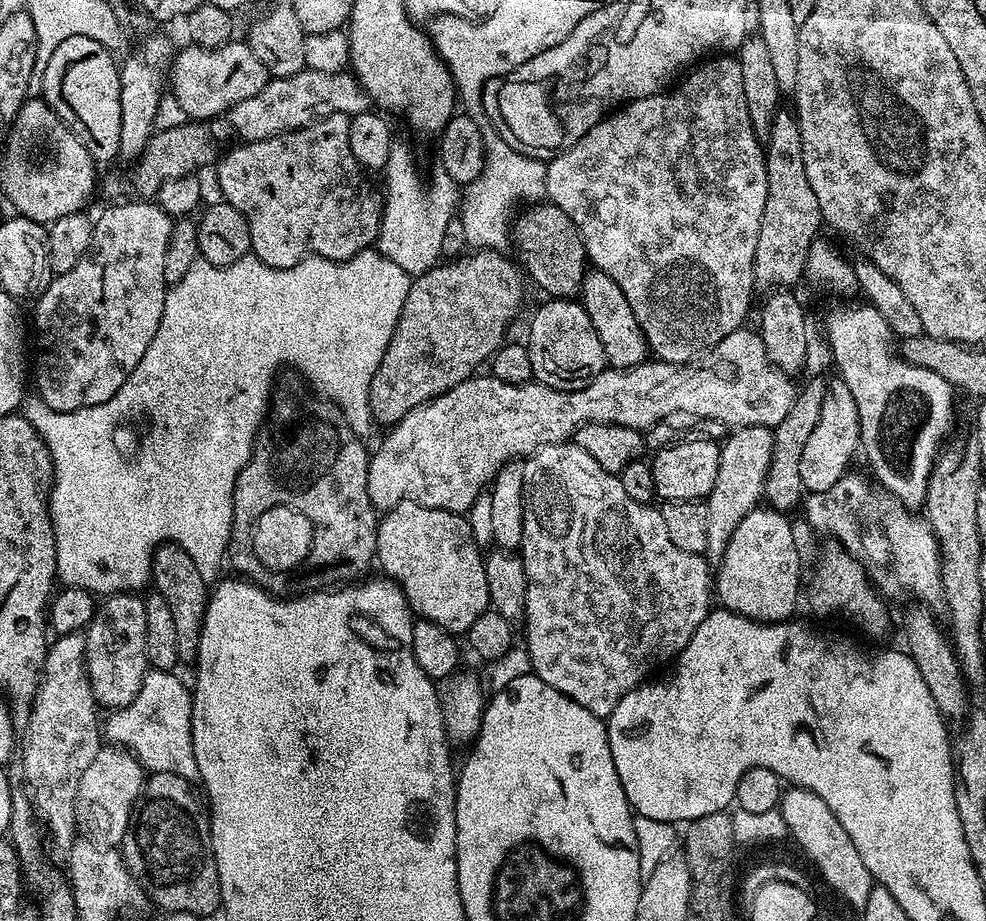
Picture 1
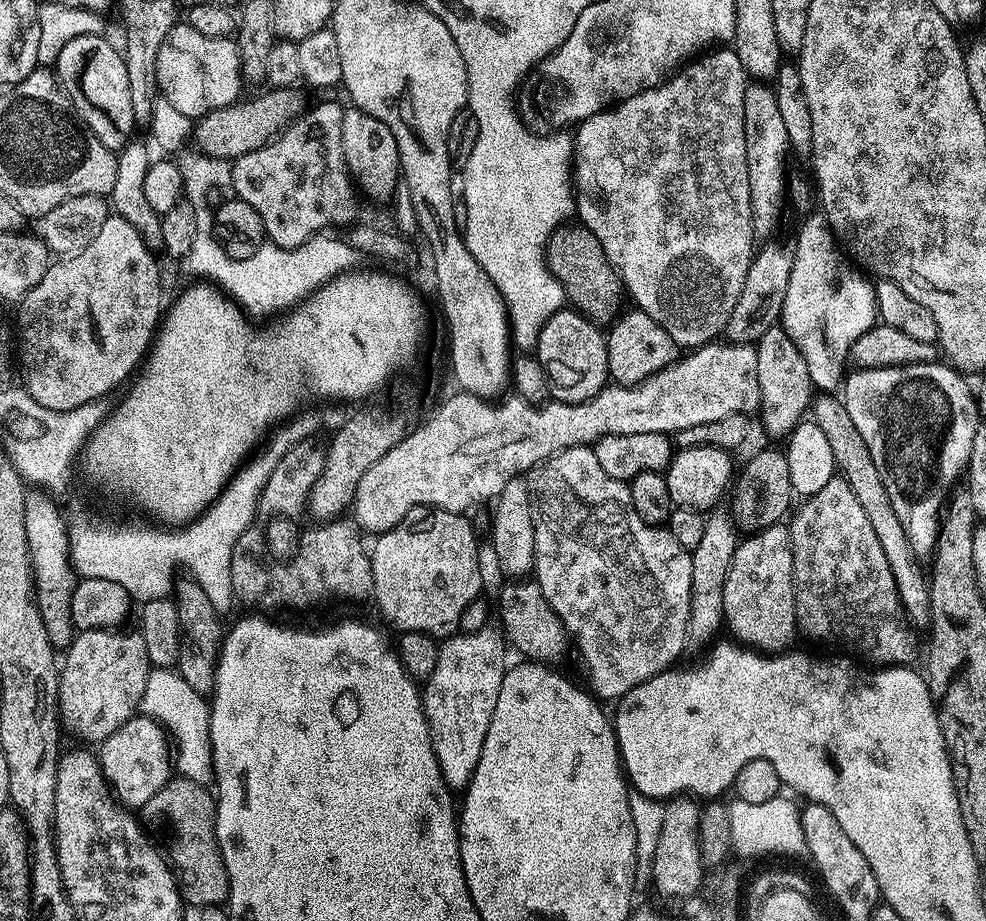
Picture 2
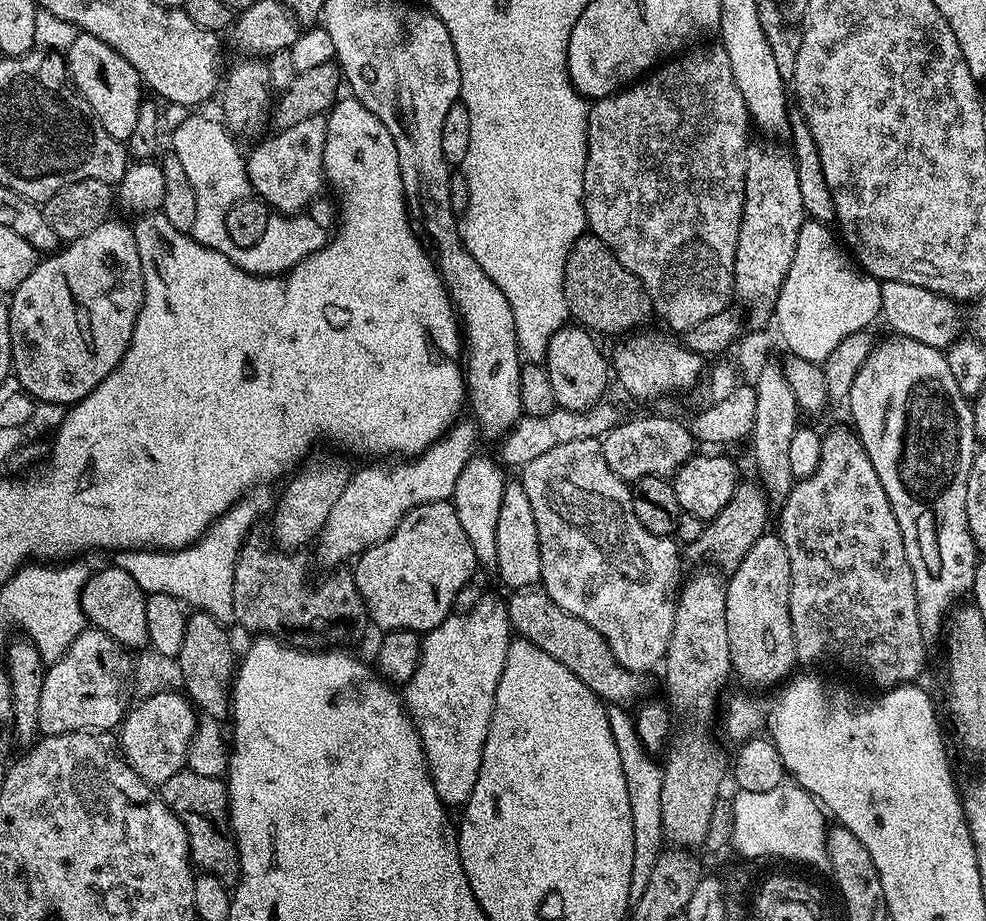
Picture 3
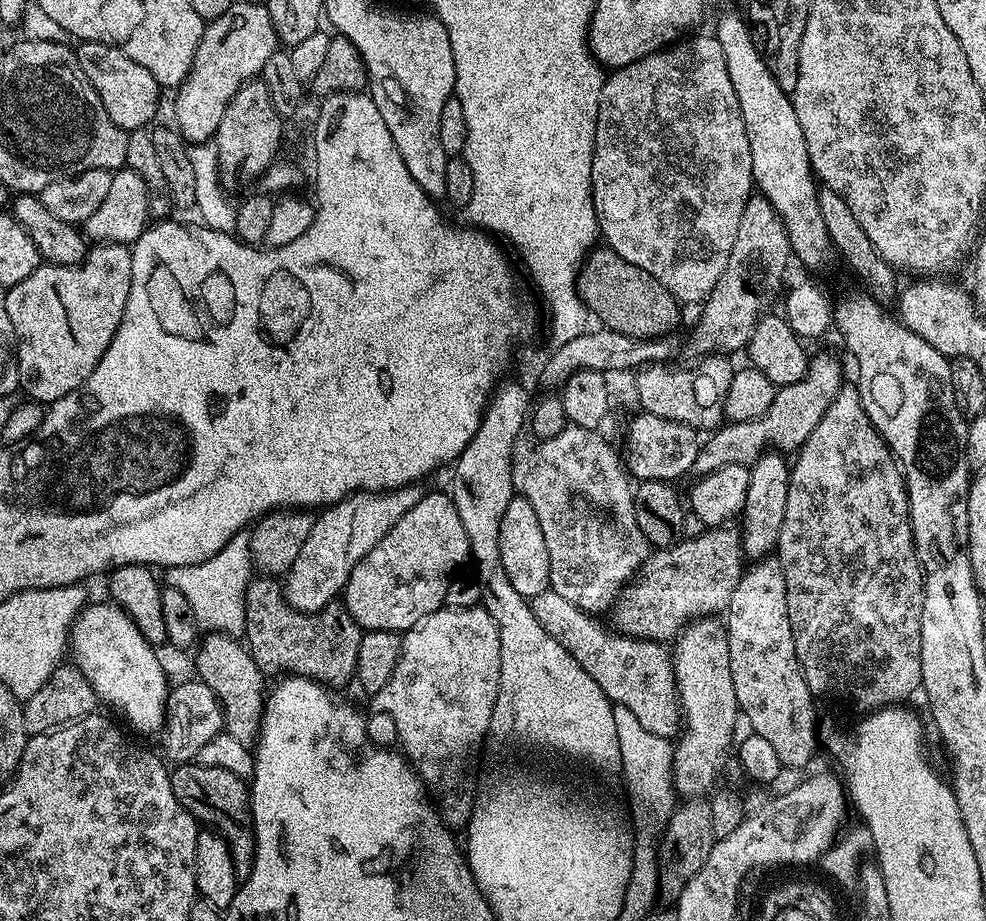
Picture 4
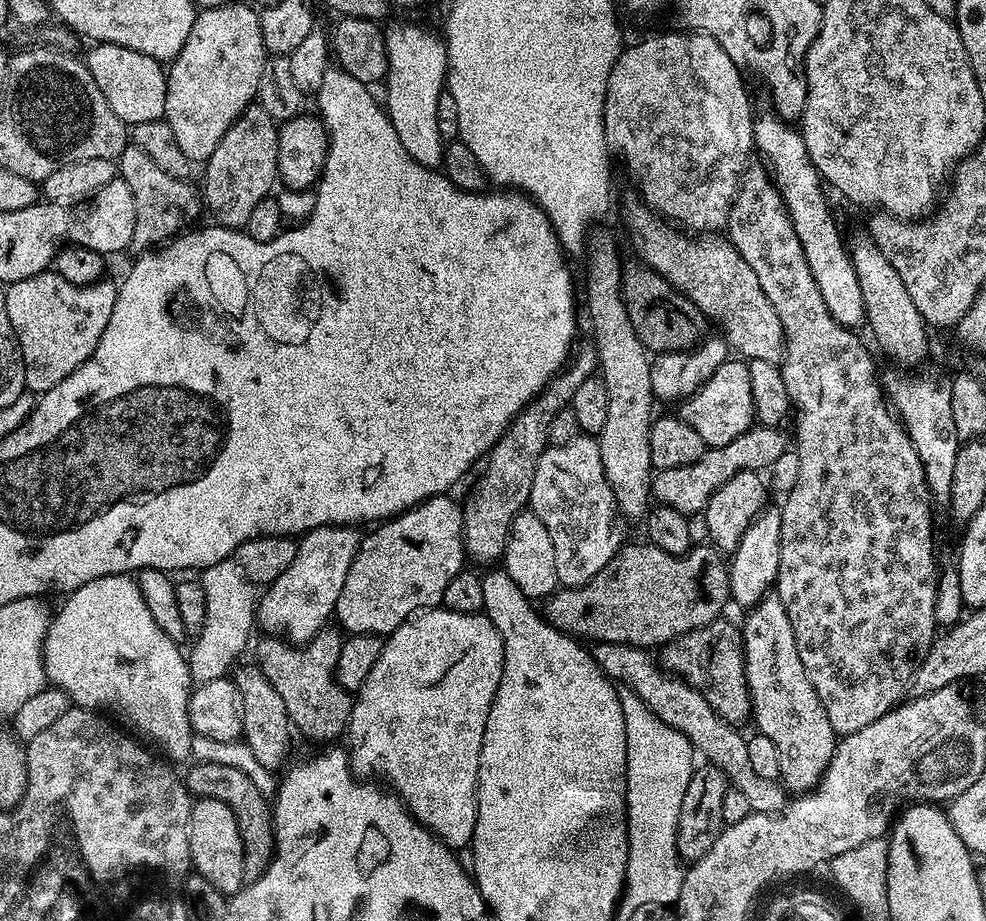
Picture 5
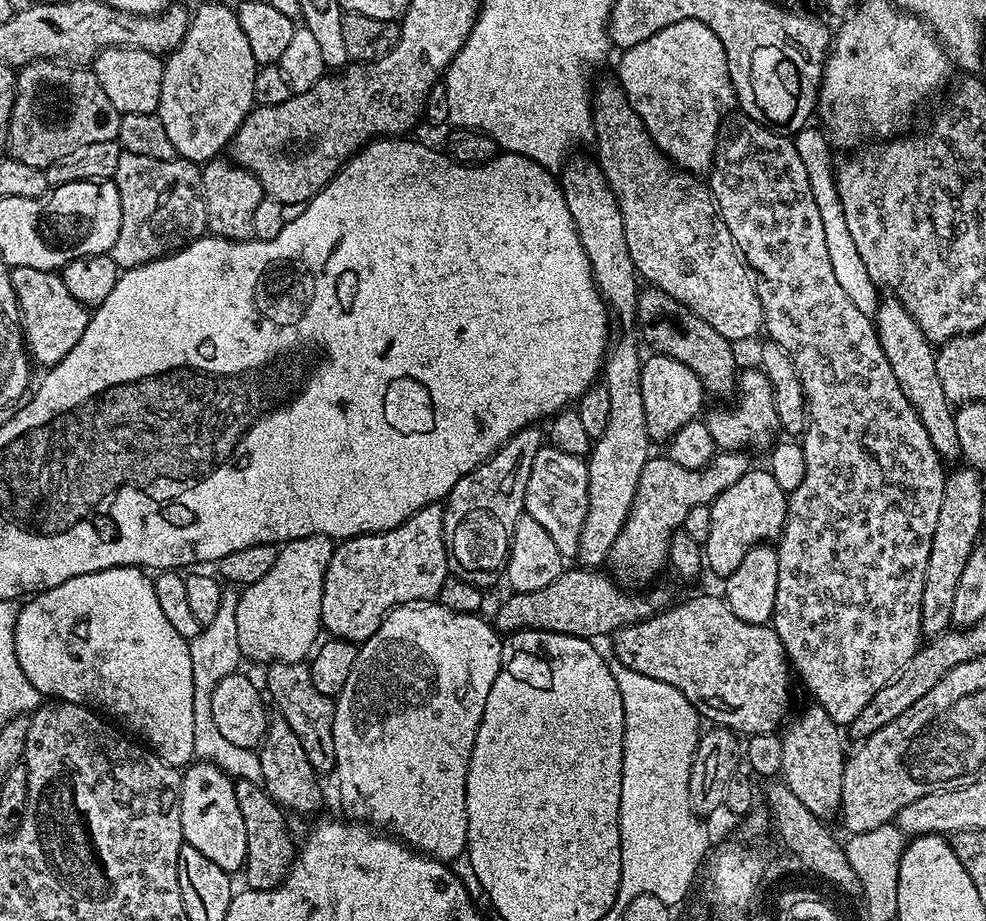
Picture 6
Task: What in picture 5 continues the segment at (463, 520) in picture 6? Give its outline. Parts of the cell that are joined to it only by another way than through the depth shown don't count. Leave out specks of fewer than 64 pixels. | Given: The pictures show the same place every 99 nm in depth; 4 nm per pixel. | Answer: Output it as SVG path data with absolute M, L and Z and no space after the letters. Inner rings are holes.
M588 343L579 348L580 345L571 353L568 363L555 378L512 419L512 425L501 431L500 441L492 447L492 451L486 457L484 473L477 478L468 501L463 501L462 539L465 557L471 563L473 560L476 564L492 566L503 557L512 520L519 512L525 511L538 458L544 453L545 448L549 447L550 422L562 409L571 405L574 390L578 390L578 386L582 386L582 382L586 382L586 378L590 378L597 371L595 347Z

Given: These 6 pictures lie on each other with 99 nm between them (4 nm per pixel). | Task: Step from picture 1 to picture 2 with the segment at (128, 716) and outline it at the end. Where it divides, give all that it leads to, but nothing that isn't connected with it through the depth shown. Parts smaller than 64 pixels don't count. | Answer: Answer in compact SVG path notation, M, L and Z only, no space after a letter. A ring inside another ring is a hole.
M149 671L144 697L140 699L139 711L146 716L158 717L159 723L166 729L167 735L174 745L175 771L183 779L193 780L205 786L211 785L214 777L212 775L212 747L210 746L209 701L204 698L176 700L175 690L168 688L164 692L164 701L160 704L160 676L159 671Z

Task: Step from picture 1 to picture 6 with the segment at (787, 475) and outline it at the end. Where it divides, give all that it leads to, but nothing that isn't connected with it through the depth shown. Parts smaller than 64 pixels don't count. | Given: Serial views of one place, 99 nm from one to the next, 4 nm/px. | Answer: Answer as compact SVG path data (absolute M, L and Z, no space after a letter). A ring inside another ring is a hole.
M569 567L553 584L542 590L512 592L509 600L502 601L496 612L495 627L504 634L531 630L557 632L579 636L581 640L592 640L596 636L611 637L618 629L655 616L658 610L665 607L666 601L660 592L637 594L621 588L611 575L603 571L575 567Z

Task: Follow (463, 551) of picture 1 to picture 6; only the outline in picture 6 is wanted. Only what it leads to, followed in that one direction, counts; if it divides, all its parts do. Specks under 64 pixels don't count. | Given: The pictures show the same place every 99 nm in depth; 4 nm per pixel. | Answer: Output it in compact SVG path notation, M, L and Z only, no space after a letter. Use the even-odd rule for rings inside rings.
M440 504L418 510L406 522L385 532L341 540L333 547L330 566L326 568L320 615L323 631L337 640L366 641L374 630L378 630L378 626L382 626L385 616L398 605L415 600L435 601L442 590L442 582L446 582L449 575L448 547L444 541L444 509Z

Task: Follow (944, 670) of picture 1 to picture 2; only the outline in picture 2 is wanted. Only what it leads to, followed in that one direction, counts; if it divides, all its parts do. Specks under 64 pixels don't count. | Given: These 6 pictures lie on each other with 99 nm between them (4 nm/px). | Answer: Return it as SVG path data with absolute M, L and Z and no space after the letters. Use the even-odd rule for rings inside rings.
M820 394L817 397L810 404L811 419L818 426L822 426L822 434L826 434L830 450L834 450L839 475L854 490L858 502L862 502L862 510L866 510L866 518L870 518L870 526L874 526L874 534L878 534L878 542L886 553L886 562L890 562L890 570L894 574L894 582L898 586L898 594L908 621L917 630L927 629L932 622L928 589L930 580L925 569L924 572L920 569L921 561L906 538L906 530L902 530L902 522L898 522L898 514L894 514L894 506L890 506L890 494L886 494L886 486L882 486L882 474L878 474L878 466L874 466L870 450L866 450L866 441L862 434L858 434L858 426L850 422L850 414L843 403L832 394Z

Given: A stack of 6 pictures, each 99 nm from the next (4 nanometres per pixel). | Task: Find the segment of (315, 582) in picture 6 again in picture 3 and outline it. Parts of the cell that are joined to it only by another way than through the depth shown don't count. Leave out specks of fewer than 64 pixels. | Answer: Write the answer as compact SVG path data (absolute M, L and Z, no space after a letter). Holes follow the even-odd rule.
M464 423L453 424L441 440L433 442L415 458L389 463L392 464L389 468L360 468L357 472L355 469L349 475L342 498L338 498L334 510L330 510L330 518L326 518L326 526L322 526L314 544L316 556L325 564L325 569L335 569L343 565L340 564L343 560L351 561L367 548L381 544L410 510L439 500L451 501L458 474L462 474L468 461L473 459L478 437L477 425Z

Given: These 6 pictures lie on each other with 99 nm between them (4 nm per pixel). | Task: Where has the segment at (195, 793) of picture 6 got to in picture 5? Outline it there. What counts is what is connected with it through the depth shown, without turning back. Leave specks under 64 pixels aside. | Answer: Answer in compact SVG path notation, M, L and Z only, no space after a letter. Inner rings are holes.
M197 799L192 806L190 826L188 827L188 841L190 842L191 867L195 875L206 878L210 886L219 890L220 895L231 898L244 887L244 847L242 834L238 830L234 811L226 802Z

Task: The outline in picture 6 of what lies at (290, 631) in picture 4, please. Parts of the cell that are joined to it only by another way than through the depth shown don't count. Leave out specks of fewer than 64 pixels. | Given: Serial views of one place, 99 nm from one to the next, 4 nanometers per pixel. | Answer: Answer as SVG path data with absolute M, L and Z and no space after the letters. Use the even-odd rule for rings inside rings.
M273 662L267 665L268 692L272 695L271 703L280 707L279 715L288 723L290 730L298 734L302 742L302 750L306 750L306 758L310 766L314 766L317 774L331 773L336 766L334 754L334 712L336 706L333 697L318 694L314 686L314 678L310 678L308 664L281 664Z

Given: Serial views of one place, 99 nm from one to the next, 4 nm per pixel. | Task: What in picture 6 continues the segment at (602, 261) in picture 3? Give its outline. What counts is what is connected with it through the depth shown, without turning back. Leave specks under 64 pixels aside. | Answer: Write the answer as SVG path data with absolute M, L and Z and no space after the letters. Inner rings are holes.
M645 287L636 297L635 323L640 323L644 331L644 340L652 347L653 353L669 356L671 360L682 362L698 374L705 393L712 396L728 396L737 391L738 367L736 368L736 352L733 341L722 338L710 322L698 318L688 308L683 308L676 303L670 294L663 292L661 288Z

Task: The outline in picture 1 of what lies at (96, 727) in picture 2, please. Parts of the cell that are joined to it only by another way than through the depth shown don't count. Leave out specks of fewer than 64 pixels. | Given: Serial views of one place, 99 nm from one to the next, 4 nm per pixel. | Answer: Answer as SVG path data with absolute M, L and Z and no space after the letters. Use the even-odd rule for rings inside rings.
M118 592L99 605L84 636L84 661L88 663L88 681L97 705L115 710L134 702L142 690L144 675L150 671L146 654L146 606L139 595Z

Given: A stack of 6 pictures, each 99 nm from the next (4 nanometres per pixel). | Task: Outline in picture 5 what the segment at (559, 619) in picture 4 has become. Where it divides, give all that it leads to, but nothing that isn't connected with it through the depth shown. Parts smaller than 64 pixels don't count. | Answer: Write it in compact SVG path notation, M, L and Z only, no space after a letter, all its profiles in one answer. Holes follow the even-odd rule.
M596 644L594 648L596 663L608 675L609 680L619 682L623 687L628 688L634 694L638 694L638 698L642 698L642 702L657 716L662 722L666 722L666 726L670 726L674 730L681 732L685 738L691 742L693 749L697 753L700 752L705 756L707 763L713 768L720 768L724 772L725 778L728 779L731 787L737 788L746 799L749 800L753 812L781 812L786 803L786 789L779 780L771 780L770 778L761 778L750 763L750 757L746 746L748 745L745 733L740 733L739 727L730 725L717 716L716 711L709 706L704 696L697 690L691 688L689 684L680 679L678 676L672 675L671 672L664 671L659 663L654 659L651 651L635 648L632 644Z

